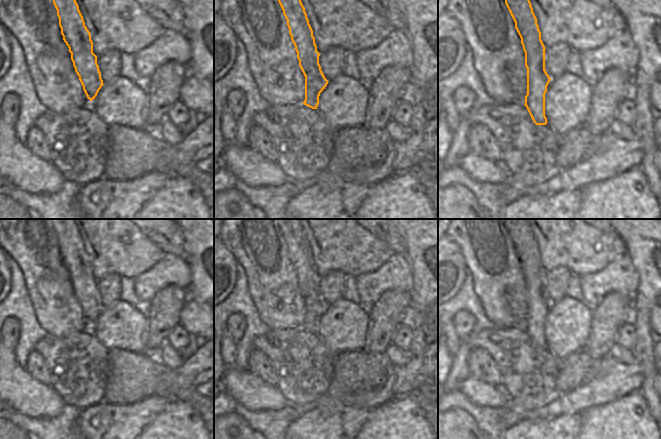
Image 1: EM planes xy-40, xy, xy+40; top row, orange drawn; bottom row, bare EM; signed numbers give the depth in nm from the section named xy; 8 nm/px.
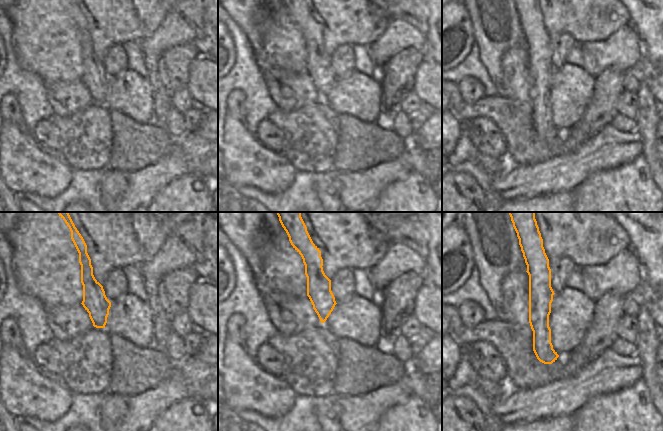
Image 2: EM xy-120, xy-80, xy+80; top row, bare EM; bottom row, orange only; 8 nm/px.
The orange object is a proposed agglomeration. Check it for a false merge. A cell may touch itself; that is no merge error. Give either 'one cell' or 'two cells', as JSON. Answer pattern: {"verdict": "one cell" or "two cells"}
{"verdict": "two cells"}

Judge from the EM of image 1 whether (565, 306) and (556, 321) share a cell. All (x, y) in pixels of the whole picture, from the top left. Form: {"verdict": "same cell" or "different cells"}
{"verdict": "same cell"}

